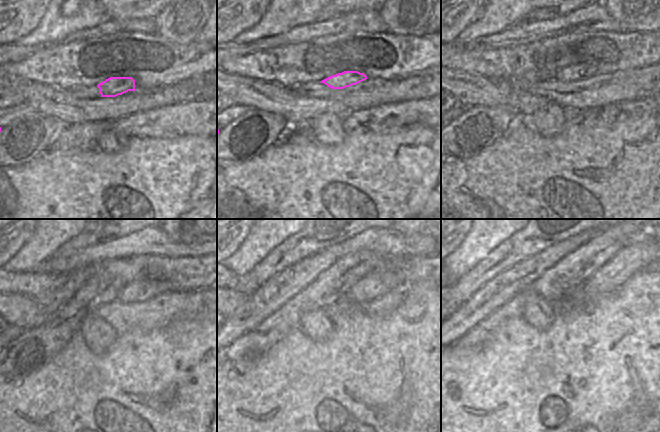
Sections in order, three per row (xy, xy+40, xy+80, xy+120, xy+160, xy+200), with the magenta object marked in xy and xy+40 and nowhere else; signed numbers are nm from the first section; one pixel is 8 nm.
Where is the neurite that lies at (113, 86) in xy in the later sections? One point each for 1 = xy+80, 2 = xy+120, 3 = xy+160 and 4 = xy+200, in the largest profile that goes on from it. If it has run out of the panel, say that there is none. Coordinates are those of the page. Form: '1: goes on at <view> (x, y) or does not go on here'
1: goes on at xy+80 (571, 73)
2: goes on at xy+120 (135, 292)
3: goes on at xy+160 (380, 281)
4: goes on at xy+200 (632, 258)

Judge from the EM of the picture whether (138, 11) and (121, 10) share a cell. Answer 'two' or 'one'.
one

